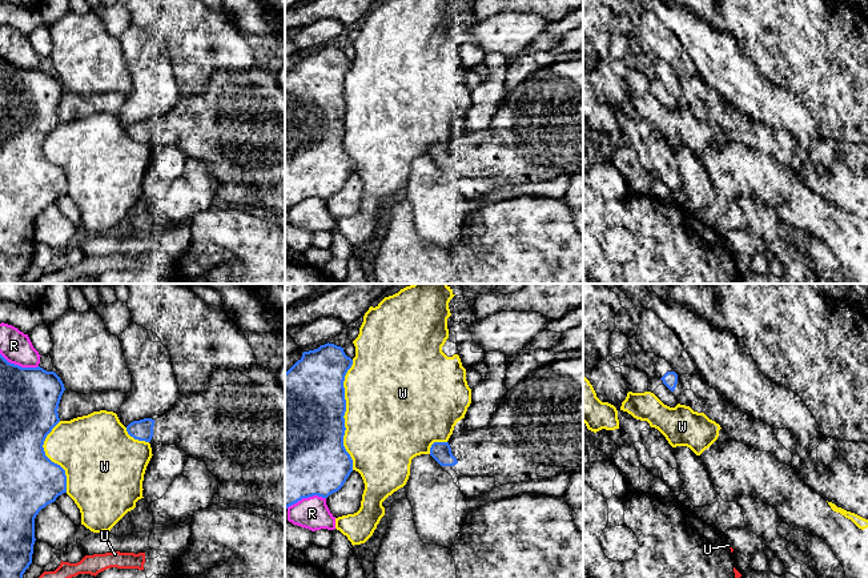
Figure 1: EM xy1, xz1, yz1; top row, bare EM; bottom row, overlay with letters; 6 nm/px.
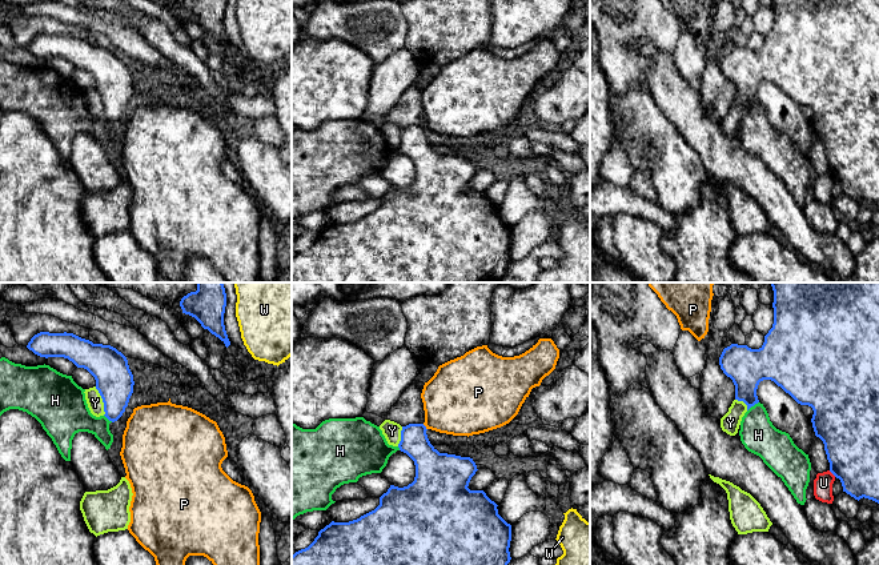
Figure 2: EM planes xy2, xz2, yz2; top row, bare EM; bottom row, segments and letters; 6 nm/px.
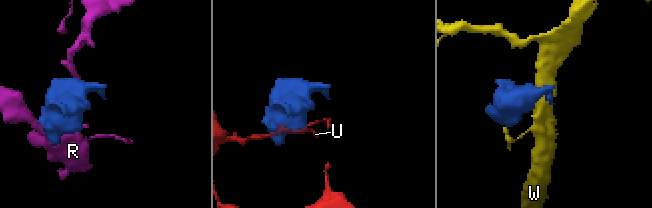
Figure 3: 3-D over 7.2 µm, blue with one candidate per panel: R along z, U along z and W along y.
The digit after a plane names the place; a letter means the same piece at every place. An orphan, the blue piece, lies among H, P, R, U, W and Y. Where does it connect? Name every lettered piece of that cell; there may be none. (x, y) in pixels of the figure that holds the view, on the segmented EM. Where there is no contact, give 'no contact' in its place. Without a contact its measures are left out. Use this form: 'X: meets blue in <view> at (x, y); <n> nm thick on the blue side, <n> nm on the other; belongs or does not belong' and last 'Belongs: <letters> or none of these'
H: meets blue in yz2 at (753, 405); 240 nm thick on the blue side, 220 nm on the other; does not belong
P: meets blue in xz2 at (425, 427); 200 nm thick on the blue side, 420 nm on the other; does not belong
R: meets blue in xy1 at (17, 365); 360 nm thick on the blue side, 190 nm on the other; does not belong
U: meets blue in yz2 at (833, 473); 340 nm thick on the blue side, 110 nm on the other; does not belong
W: meets blue in xz1 at (344, 414); 500 nm thick on the blue side, 480 nm on the other; does not belong
Y: meets blue in xy2 at (103, 401); 220 nm thick on the blue side, 100 nm on the other; does not belong
Belongs: none of these

